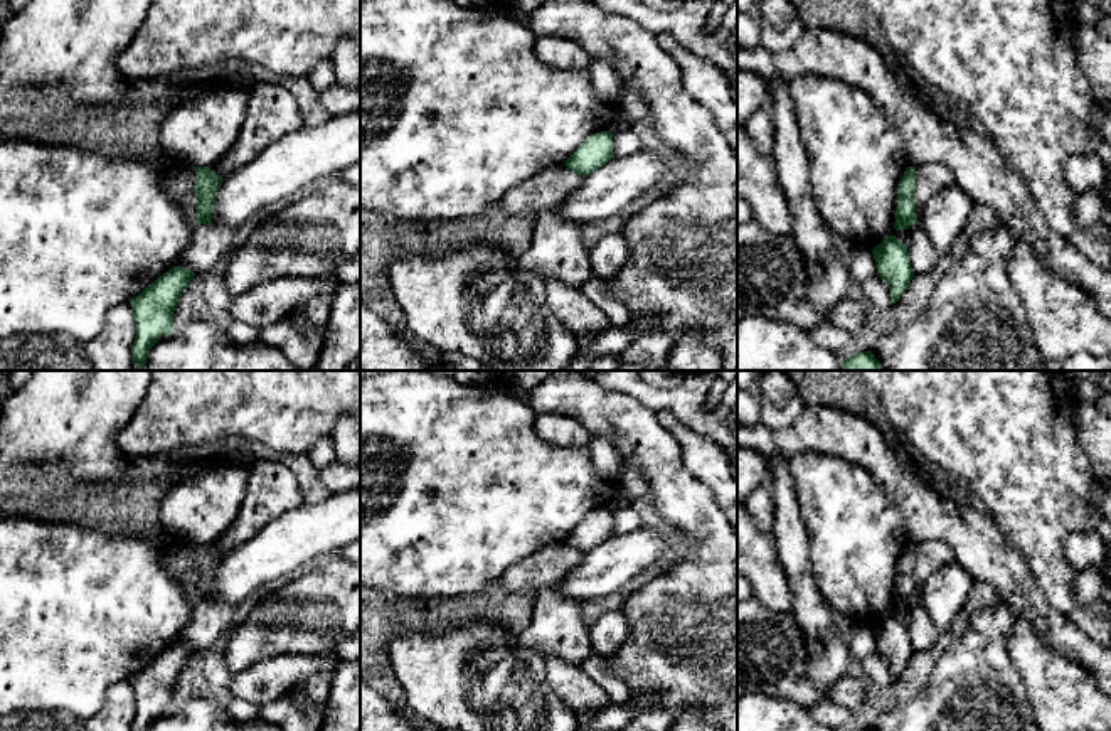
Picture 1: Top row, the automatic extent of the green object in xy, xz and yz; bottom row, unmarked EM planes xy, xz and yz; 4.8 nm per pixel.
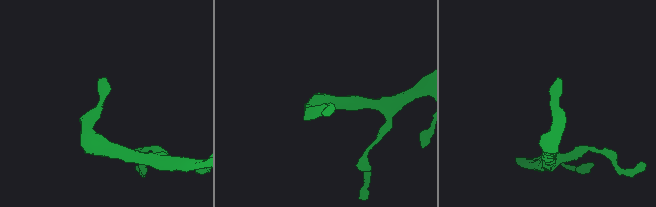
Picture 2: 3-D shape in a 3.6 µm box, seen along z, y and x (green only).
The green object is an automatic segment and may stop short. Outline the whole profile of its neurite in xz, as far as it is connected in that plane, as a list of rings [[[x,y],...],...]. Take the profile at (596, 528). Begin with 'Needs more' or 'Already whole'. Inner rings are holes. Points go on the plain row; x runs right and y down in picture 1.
Already whole. [[[601,509],[587,514],[564,542],[586,554],[596,546],[606,542],[613,534],[613,510]]]

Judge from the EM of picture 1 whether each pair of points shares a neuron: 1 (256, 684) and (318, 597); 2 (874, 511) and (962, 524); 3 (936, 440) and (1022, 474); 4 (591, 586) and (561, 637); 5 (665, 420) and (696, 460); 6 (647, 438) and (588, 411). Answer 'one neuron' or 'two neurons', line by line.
1: two neurons
2: two neurons
3: one neuron
4: two neurons
5: one neuron
6: one neuron

